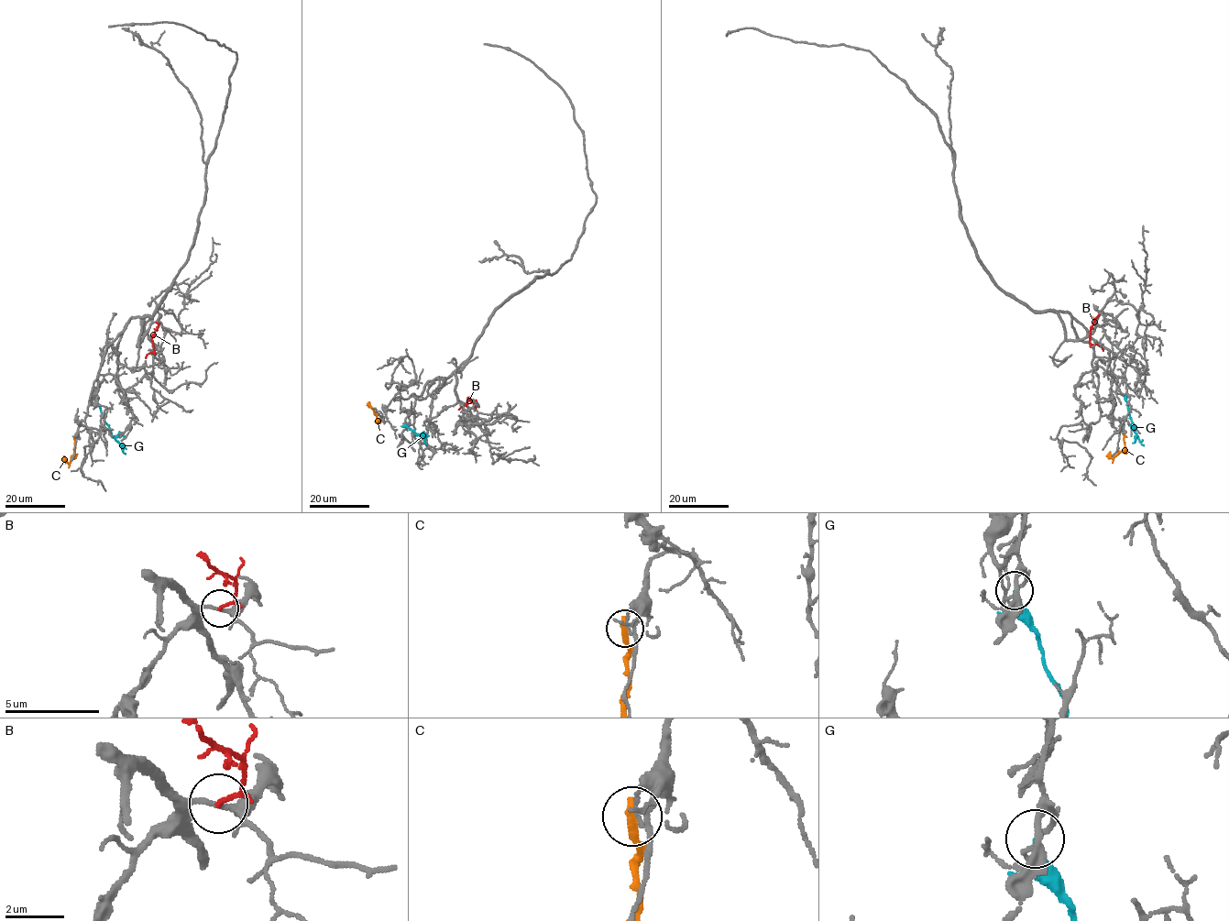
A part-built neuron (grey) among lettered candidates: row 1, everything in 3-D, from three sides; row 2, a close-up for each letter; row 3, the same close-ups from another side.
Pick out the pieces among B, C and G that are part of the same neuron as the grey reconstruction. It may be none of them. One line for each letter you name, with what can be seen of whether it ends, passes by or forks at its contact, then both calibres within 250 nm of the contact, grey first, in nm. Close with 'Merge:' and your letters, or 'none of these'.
Merge: none of these

